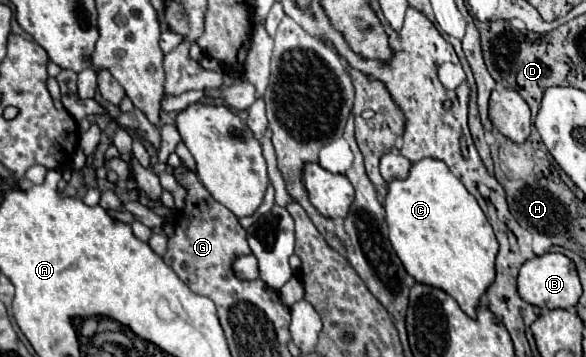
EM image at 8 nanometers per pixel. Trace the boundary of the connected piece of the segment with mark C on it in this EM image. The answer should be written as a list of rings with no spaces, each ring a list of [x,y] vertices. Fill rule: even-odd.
[[[424,158],[414,162],[410,168],[410,176],[406,180],[392,180],[388,184],[388,194],[384,200],[386,224],[390,232],[392,248],[402,260],[406,272],[420,284],[434,286],[450,294],[458,306],[470,316],[476,318],[476,310],[482,304],[486,290],[494,284],[496,278],[496,254],[498,240],[494,230],[478,206],[476,198],[464,188],[464,184],[448,170],[448,166],[434,158]]]

